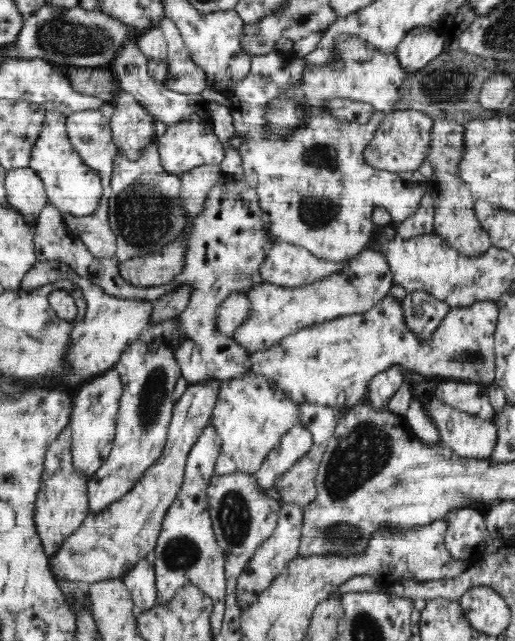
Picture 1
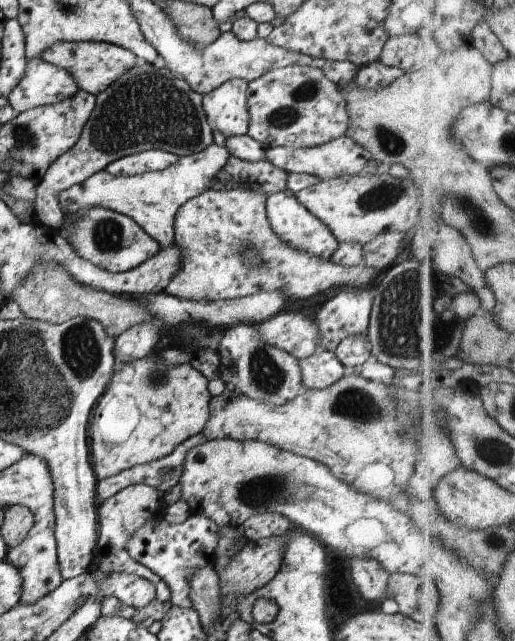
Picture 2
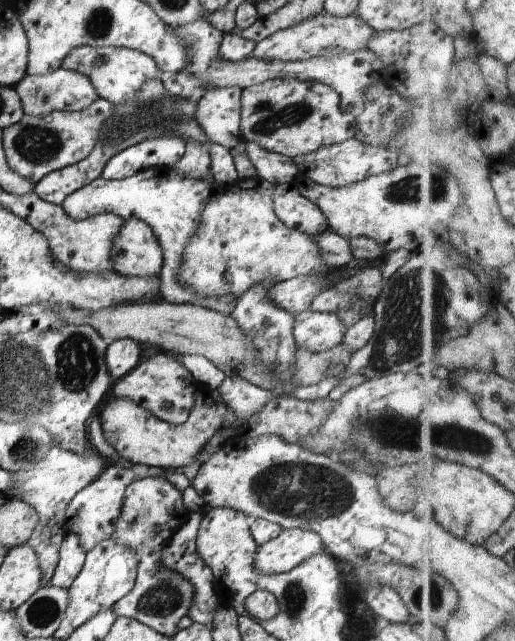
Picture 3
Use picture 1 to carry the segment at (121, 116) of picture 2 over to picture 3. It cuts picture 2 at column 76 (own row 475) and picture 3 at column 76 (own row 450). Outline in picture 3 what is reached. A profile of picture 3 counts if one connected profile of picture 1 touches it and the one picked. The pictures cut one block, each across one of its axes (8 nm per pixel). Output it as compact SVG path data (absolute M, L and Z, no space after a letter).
M160 79L147 80L135 92L135 95L129 98L129 101L112 106L116 108L116 115L109 116L102 122L94 148L76 164L49 172L33 186L33 191L40 198L46 202L62 206L69 194L100 177L106 163L113 156L128 147L140 144L142 141L164 135L175 135L185 143L197 142L203 145L210 153L211 164L215 168L219 188L238 181L238 173L236 173L230 150L206 138L196 118L197 105L194 104L194 101L168 93L168 89L162 85Z

